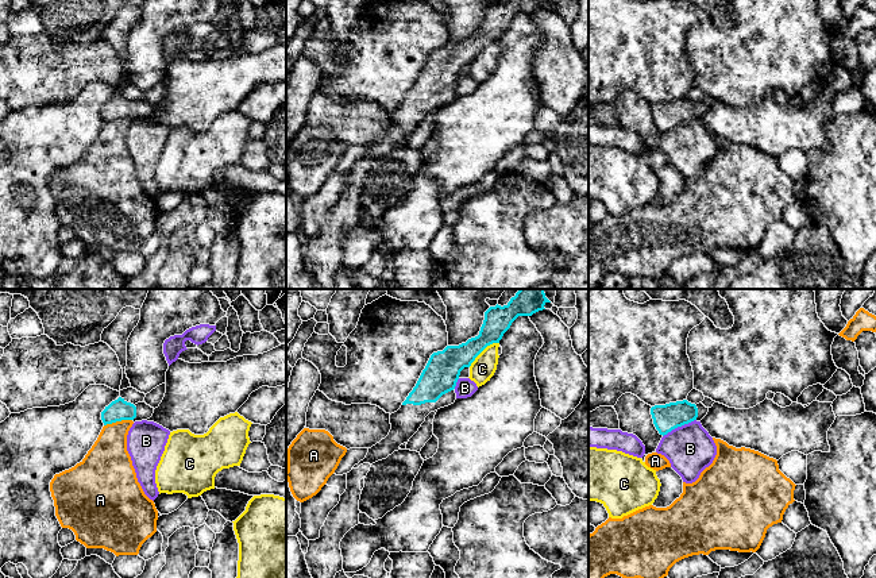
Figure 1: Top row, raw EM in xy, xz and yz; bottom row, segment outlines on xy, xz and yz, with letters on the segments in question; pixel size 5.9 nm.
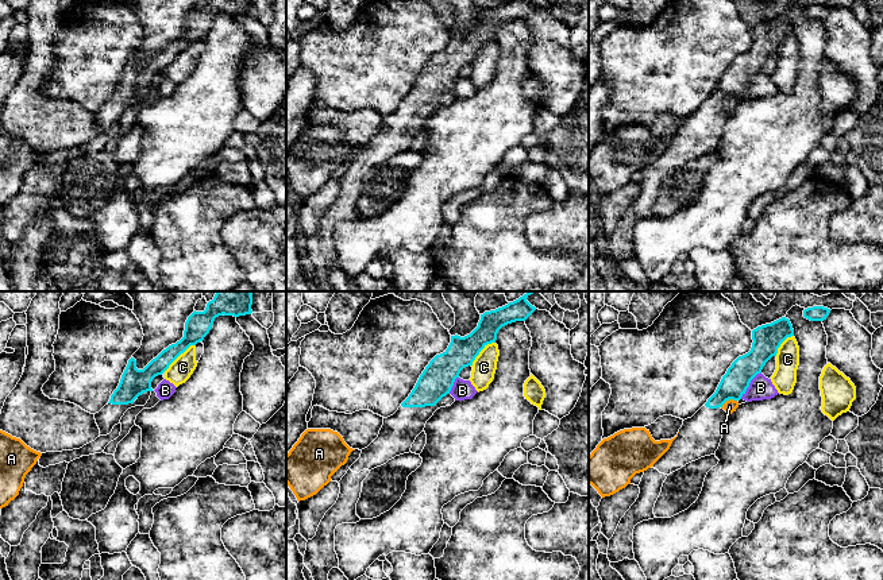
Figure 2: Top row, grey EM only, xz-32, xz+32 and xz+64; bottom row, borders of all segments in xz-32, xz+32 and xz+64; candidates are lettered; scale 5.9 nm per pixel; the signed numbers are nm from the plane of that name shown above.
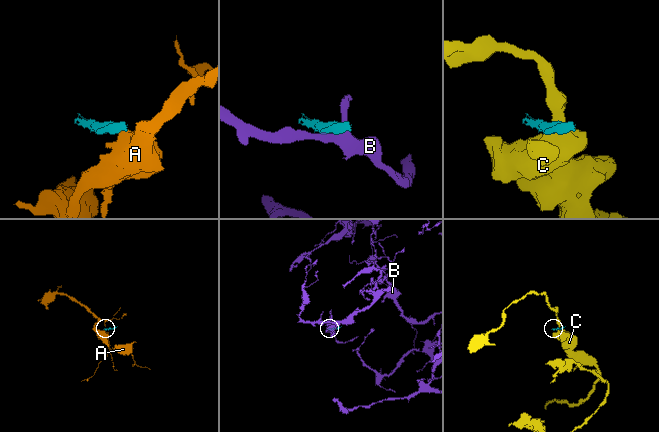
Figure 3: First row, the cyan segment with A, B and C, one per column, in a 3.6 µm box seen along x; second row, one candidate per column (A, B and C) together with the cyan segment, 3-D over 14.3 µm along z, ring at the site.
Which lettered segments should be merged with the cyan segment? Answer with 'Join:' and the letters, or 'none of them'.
Join: none of them

